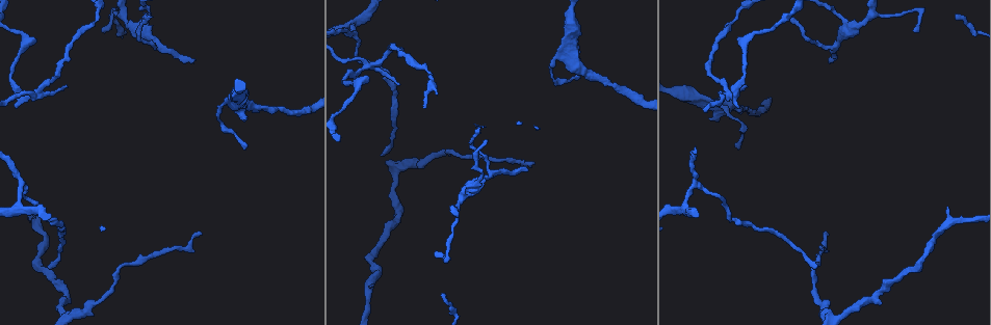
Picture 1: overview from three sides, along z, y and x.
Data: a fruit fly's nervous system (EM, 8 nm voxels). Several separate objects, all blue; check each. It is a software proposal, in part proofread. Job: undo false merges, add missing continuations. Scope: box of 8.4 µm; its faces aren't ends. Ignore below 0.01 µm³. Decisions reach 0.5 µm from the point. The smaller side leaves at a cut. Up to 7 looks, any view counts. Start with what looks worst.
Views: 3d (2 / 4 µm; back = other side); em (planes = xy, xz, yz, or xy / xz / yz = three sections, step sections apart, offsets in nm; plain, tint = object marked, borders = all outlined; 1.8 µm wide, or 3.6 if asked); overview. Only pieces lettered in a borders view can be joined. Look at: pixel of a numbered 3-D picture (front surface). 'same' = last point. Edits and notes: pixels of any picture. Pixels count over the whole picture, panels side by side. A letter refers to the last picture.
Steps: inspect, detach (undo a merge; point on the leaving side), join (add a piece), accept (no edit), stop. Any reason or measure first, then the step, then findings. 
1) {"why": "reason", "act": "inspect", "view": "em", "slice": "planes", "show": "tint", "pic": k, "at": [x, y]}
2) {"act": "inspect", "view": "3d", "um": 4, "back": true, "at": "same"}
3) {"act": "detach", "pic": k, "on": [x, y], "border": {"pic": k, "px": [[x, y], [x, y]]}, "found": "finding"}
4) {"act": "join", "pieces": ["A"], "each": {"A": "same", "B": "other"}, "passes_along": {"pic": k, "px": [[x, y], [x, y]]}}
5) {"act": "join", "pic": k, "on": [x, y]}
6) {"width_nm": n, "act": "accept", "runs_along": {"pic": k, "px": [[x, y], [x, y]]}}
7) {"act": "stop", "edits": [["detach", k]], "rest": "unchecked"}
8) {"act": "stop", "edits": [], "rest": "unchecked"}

{"why": "arms part here", "act": "inspect", "view": "em", "slice": "xz", "step": 4, "show": "borders", "pic": 1, "at": [470, 188]}

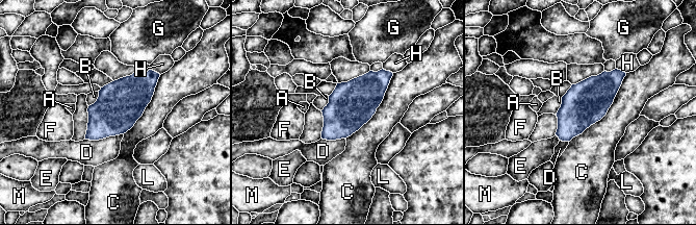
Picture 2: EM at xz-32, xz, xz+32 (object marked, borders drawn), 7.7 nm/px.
{"act": "inspect", "view": "em", "slice": "yz", "step": 16, "show": "borders", "at": "same"}

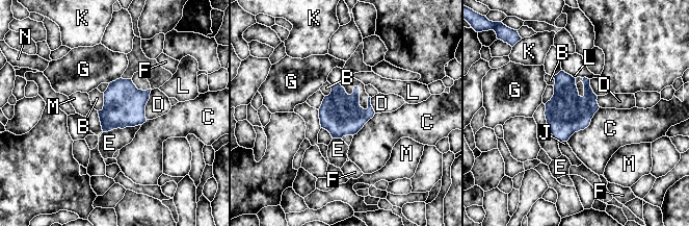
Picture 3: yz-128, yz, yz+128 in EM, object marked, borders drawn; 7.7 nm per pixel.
{"act": "accept", "each": {"B": "other", "C": "other", "D": "other", "E": "other", "F": "other", "G": "other", "J": "other", "K": "other", "L": "other", "M": "other", "N": "other"}, "border": {"pic": 3, "px": [[600, 107], [590, 123], [566, 141]]}, "found": "one neuron here"}

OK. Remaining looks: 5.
{"why": "three-way junction", "act": "inspect", "view": "em", "slice": "planes", "show": "borders", "pic": 1, "at": [365, 66]}

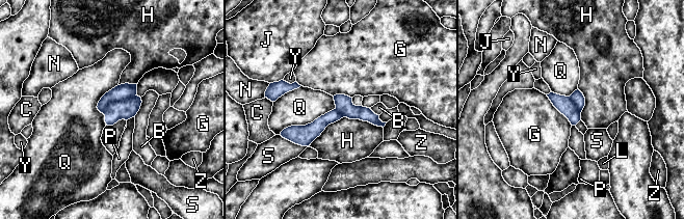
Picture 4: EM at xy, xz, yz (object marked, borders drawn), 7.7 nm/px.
{"act": "detach", "pic": 4, "on": [119, 110], "each": {"B": "other", "C": "other", "G": "other", "H": "other", "J": "other", "L": "other", "N": "other", "P": "other", "Q": "other", "S": "other", "Y": "other", "Z": "other"}, "border": {"pic": 4, "px": [[135, 94], [112, 101], [104, 114]]}, "found": "two neurons meet here"}

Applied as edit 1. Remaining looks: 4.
{"act": "stop", "edits": [["detach", 4]], "rest": "unchecked"}

